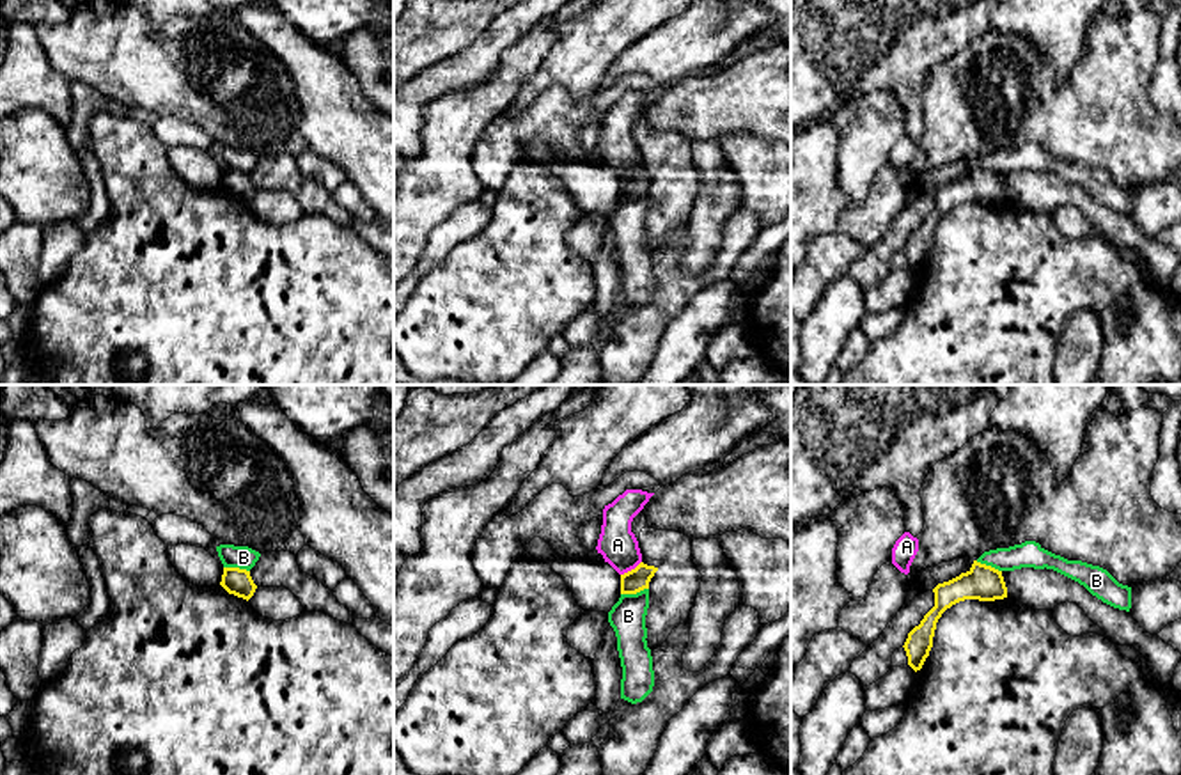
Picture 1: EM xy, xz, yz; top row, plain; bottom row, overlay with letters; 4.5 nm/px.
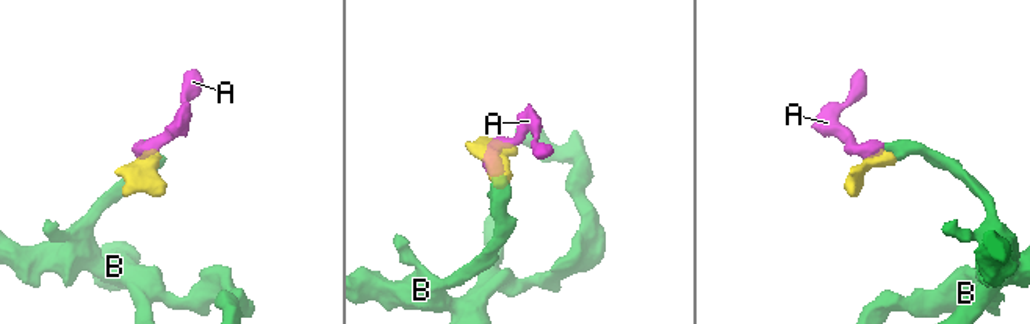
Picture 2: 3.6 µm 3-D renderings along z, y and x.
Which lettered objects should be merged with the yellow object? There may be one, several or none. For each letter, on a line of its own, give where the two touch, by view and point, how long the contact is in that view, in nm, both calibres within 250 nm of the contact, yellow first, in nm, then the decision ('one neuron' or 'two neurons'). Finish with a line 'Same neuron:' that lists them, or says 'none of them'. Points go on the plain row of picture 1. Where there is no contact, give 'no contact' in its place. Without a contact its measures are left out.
A: xz (632, 172) | 120 nm | 110/170 nm | two neurons
B: xz (633, 195) | 130 nm | 110/160 nm | two neurons
Same neuron: none of them

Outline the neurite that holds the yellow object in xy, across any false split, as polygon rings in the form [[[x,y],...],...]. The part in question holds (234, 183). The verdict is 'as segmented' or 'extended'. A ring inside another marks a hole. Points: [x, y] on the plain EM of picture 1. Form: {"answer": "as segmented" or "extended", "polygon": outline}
{"answer": "as segmented", "polygon": [[[223,170],[220,188],[229,195],[243,202],[250,202],[257,192],[250,174],[239,170]]]}

